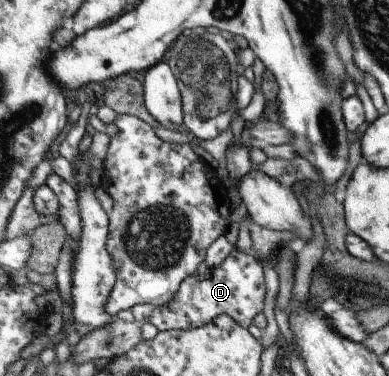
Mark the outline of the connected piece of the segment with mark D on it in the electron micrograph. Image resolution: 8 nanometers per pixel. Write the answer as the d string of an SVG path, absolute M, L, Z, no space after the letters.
M235 248L219 266L210 268L207 275L191 275L179 284L173 298L166 306L137 305L130 308L134 322L153 324L158 332L177 329L184 331L209 323L219 315L229 315L243 328L249 328L251 319L263 310L265 284L260 264L250 255Z

